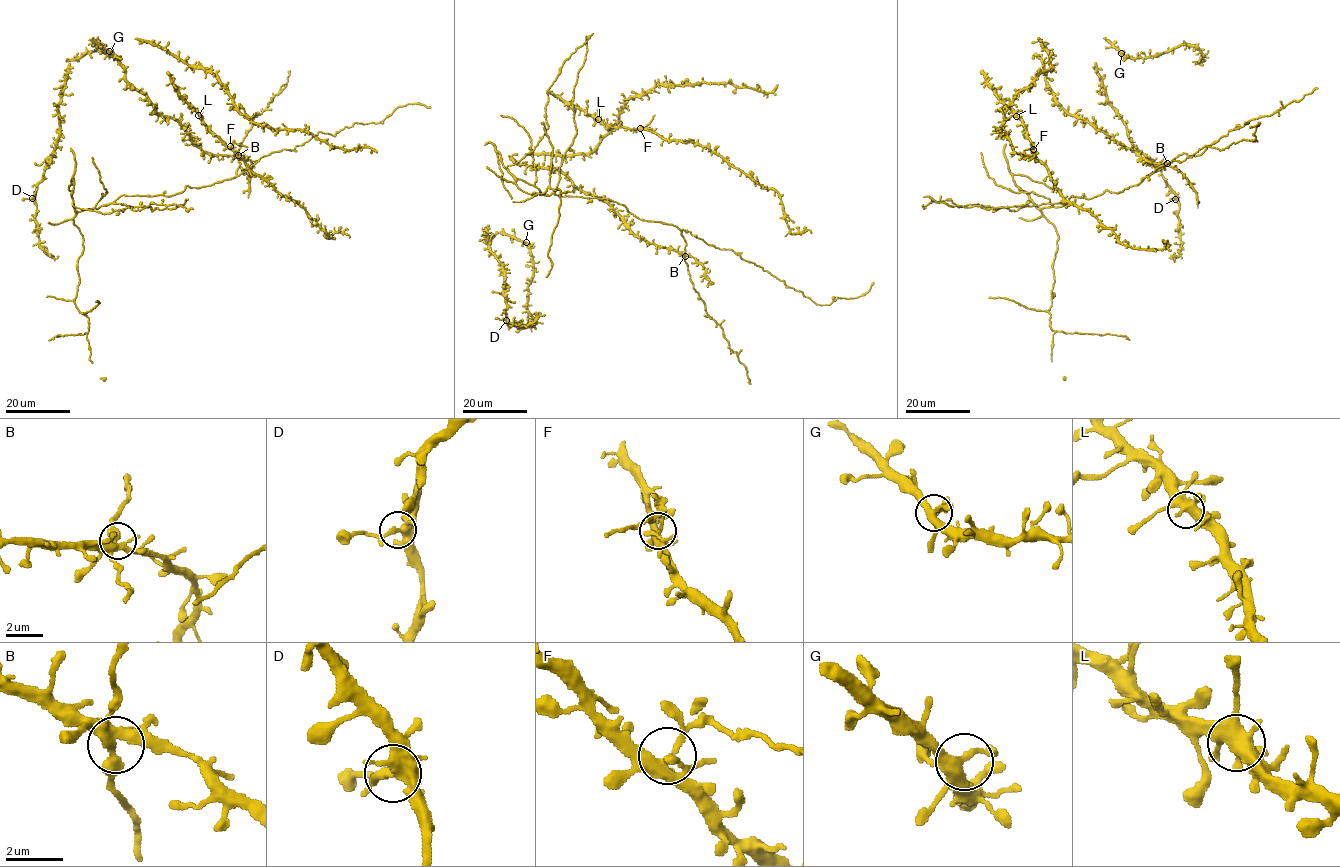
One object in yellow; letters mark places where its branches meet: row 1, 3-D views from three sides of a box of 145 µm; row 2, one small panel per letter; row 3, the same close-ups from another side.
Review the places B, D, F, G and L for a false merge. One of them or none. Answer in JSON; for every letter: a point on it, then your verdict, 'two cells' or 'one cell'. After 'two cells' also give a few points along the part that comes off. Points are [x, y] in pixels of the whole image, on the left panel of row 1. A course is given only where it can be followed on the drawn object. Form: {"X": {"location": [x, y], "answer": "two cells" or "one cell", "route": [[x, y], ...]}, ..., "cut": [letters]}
{"B": {"location": [238, 155], "answer": "one cell"}, "D": {"location": [32, 198], "answer": "one cell"}, "F": {"location": [230, 146], "answer": "two cells", "route": [[230, 146], [238, 143], [247, 147]]}, "G": {"location": [109, 51], "answer": "one cell"}, "L": {"location": [198, 115], "answer": "one cell"}, "cut": ["F"]}

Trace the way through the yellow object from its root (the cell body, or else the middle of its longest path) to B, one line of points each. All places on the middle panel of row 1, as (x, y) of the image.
B: (590, 194), (604, 201), (636, 234), (685, 256)

